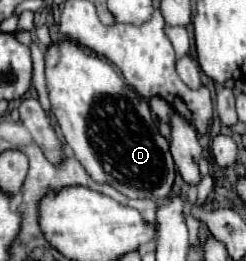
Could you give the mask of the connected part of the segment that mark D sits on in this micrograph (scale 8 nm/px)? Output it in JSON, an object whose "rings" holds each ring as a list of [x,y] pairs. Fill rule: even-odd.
{"rings":[[[65,38],[47,46],[45,78],[59,130],[95,182],[105,182],[129,198],[163,200],[169,196],[175,180],[169,142],[159,134],[147,100],[143,98],[141,112],[141,96],[125,84],[115,66]]]}

